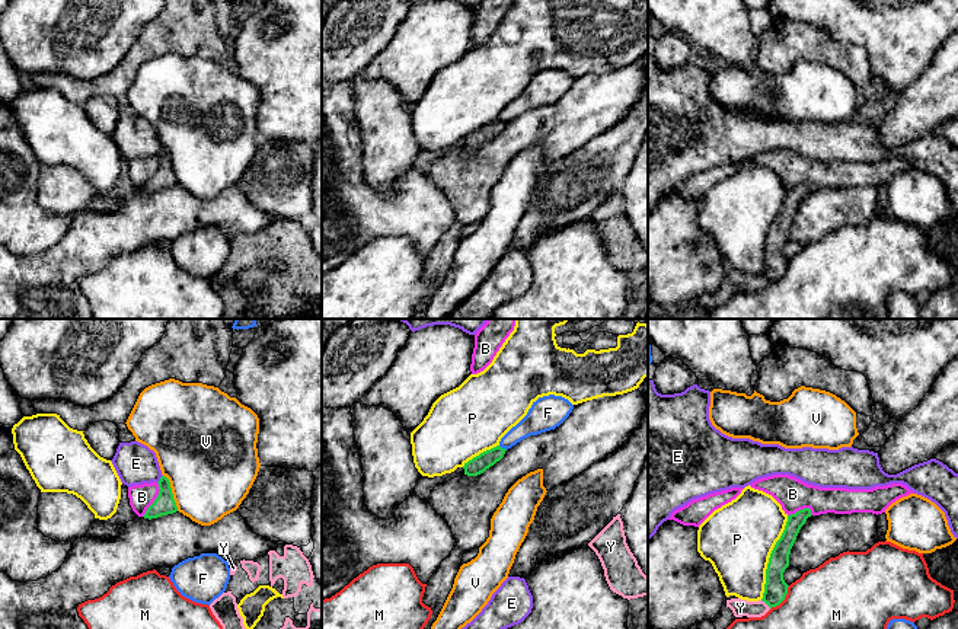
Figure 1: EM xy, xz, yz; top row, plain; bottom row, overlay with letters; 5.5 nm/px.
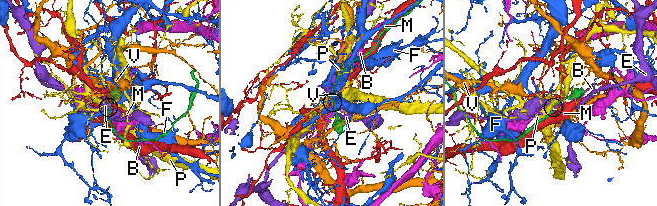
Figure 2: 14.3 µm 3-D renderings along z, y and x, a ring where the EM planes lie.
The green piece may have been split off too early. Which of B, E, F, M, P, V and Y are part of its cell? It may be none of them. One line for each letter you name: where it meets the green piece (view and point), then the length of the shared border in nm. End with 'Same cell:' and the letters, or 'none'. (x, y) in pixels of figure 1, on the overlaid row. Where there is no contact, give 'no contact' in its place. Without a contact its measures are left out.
Same cell: none

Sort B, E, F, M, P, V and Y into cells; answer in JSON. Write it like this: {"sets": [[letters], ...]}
{"sets": [["B"], ["E"], ["F"], ["M"], ["P"], ["V"], ["Y"]]}

